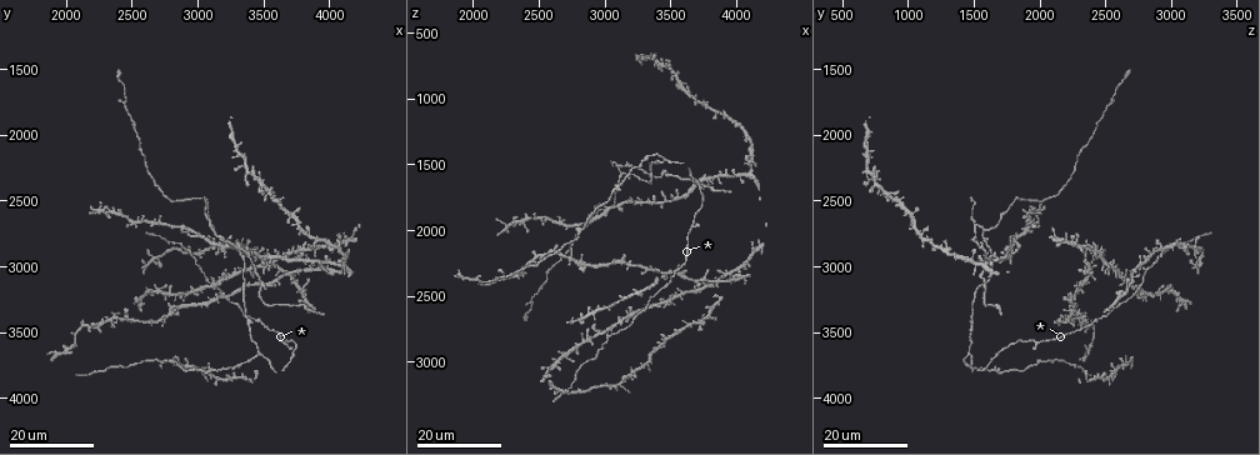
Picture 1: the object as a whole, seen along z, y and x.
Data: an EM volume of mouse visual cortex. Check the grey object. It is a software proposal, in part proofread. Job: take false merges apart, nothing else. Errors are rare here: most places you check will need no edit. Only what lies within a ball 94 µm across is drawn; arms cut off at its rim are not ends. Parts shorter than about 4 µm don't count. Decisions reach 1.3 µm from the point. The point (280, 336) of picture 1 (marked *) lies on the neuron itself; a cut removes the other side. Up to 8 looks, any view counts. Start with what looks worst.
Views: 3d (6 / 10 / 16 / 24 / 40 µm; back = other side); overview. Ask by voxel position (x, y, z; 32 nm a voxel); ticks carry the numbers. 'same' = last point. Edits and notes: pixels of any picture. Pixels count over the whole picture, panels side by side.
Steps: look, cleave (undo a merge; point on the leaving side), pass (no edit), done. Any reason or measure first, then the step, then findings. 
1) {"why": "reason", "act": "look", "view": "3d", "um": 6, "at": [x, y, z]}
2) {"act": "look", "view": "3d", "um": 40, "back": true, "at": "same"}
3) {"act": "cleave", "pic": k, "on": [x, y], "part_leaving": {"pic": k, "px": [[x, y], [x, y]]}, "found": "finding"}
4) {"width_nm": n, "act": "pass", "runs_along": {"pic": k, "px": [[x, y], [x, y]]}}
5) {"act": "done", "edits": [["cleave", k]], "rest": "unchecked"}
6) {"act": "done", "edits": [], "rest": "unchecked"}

{"why": "two arms in line, one across", "act": "look", "view": "3d", "um": 24, "at": [3100, 2680, 1500]}

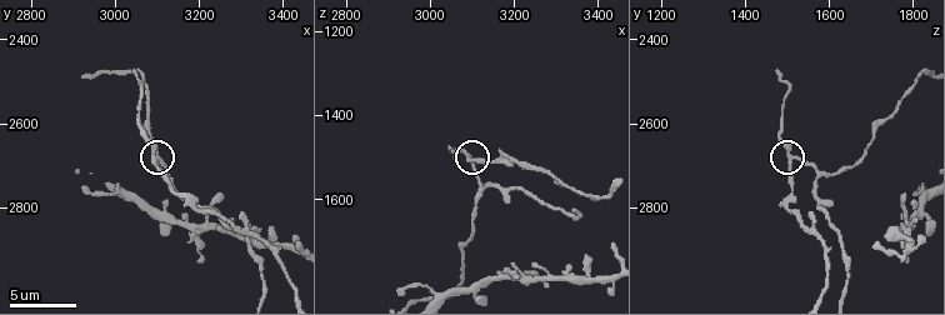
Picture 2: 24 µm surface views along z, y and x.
{"act": "look", "view": "3d", "um": 6, "at": [3095, 2685, 1510]}

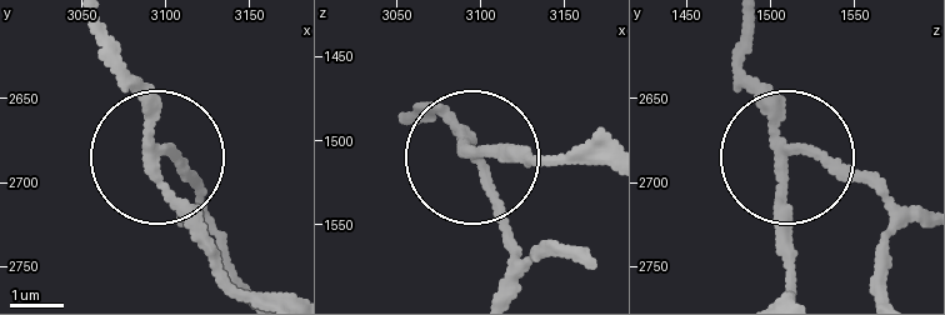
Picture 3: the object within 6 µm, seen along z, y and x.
{"act": "look", "view": "3d", "um": 6, "back": true, "at": [3092, 2686, 1508]}

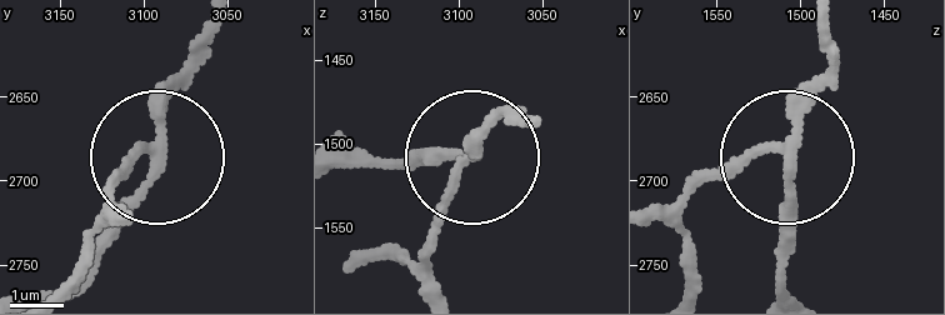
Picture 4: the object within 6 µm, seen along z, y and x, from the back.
{"arms": 3, "act": "cleave", "pic": 4, "on": [439, 150], "part_leaving": {"pic": 4, "px": [[154, 158], [100, 261], [46, 293]]}, "found": "a second neuron is stuck on"}

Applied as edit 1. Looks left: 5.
{"why": "redraw", "act": "look", "view": "overview"}

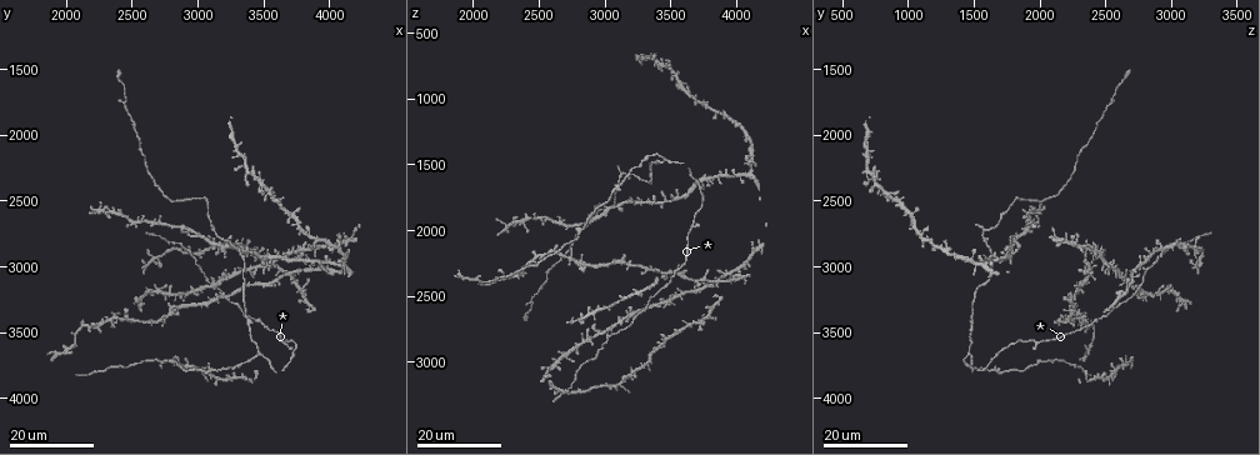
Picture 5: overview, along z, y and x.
{"why": "three arms meet", "act": "look", "view": "3d", "um": 16, "at": [3480, 3680, 1460]}

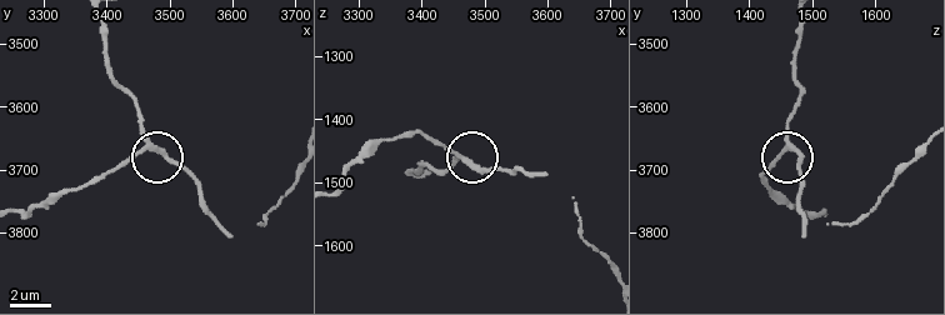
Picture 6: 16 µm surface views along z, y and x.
{"act": "look", "view": "3d", "um": 6, "at": [3465, 3665, 1465]}

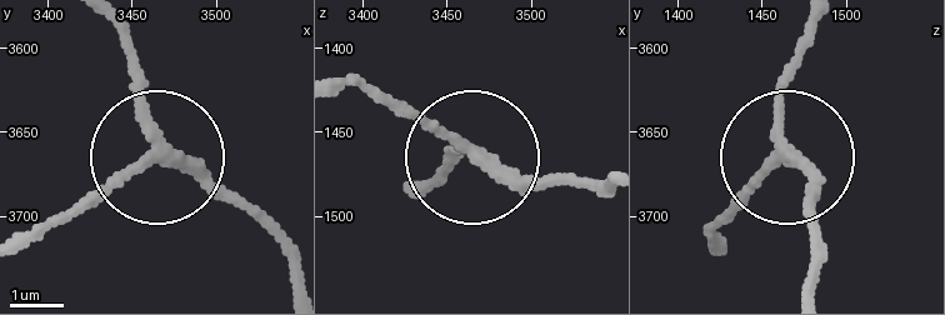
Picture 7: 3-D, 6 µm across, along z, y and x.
{"act": "pass", "runs_along": {"pic": 7, "px": [[601, 179], [494, 174], [378, 89]]}, "found": "all the same neuron"}

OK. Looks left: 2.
{"why": "a fork", "act": "look", "view": "3d", "um": 16, "at": [3100, 3180, 2760]}

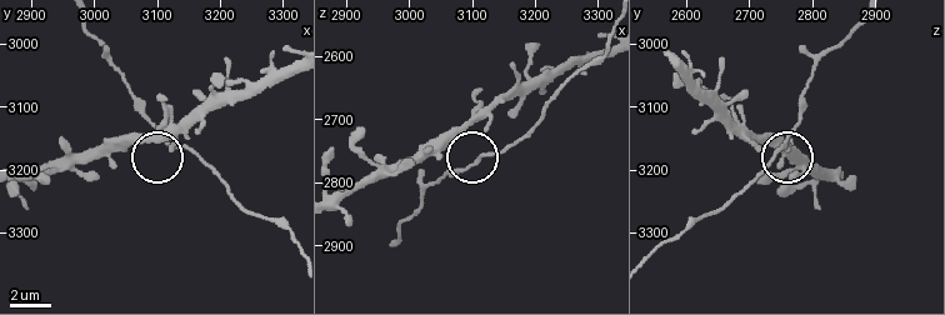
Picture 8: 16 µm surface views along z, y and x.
{"act": "look", "view": "3d", "um": 6, "at": [3125, 3160, 2755]}

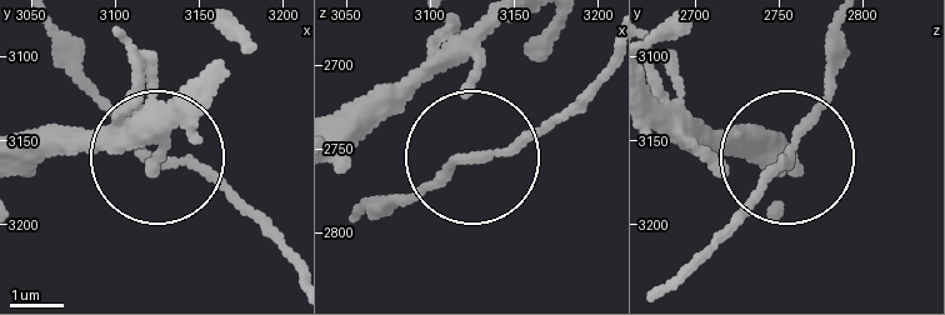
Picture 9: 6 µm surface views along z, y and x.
{"arms": 3, "act": "pass", "found": "one neuron here"}

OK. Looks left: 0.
{"act": "done", "edits": [["cleave", 4]], "rest": "unchecked"}

